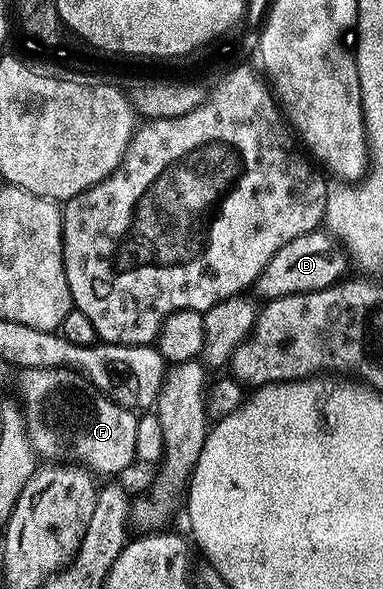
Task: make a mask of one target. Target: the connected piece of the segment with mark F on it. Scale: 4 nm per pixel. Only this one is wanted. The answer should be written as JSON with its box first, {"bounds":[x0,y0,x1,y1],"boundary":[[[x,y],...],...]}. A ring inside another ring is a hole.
{"bounds":[19,366,137,476],"boundary":[[[67,366],[19,371],[20,400],[32,451],[52,464],[75,464],[93,475],[116,476],[136,462],[134,432],[137,415],[107,398],[80,371]]]}

